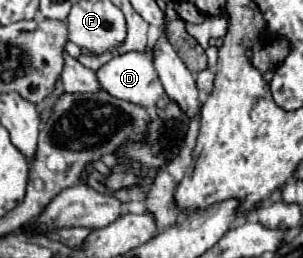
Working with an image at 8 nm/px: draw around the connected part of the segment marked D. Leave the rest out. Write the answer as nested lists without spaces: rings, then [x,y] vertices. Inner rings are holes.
[[[125,53],[113,57],[97,71],[97,81],[111,97],[155,107],[163,97],[163,85],[149,53]]]

